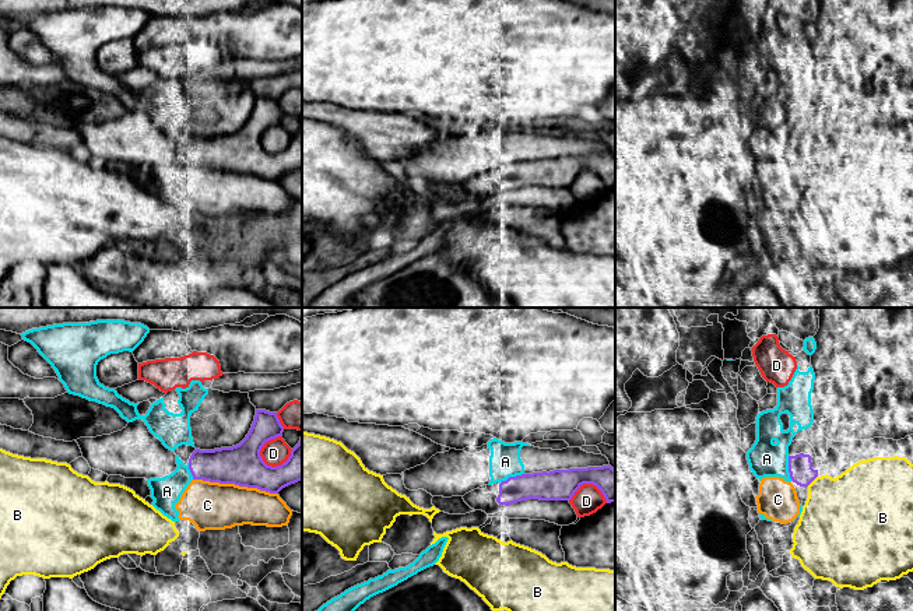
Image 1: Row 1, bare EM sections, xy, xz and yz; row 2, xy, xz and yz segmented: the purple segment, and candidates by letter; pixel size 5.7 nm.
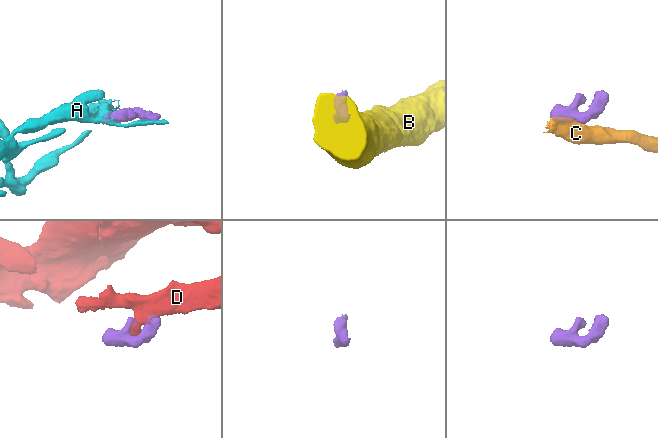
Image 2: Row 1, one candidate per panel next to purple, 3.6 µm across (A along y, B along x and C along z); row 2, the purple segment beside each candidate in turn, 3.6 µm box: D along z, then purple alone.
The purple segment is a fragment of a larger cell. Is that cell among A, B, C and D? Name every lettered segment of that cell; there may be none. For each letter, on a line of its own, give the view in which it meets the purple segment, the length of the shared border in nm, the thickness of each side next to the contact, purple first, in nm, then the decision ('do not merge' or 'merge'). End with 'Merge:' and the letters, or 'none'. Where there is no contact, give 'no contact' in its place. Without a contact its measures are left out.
A: yz | 150 nm | 140/200 nm | do not merge
B: yz | 90 nm | 140/420 nm | do not merge
C: xy | 500 nm | 240/280 nm | do not merge
D: xy | 200 nm | 240/150 nm | do not merge
Merge: none

